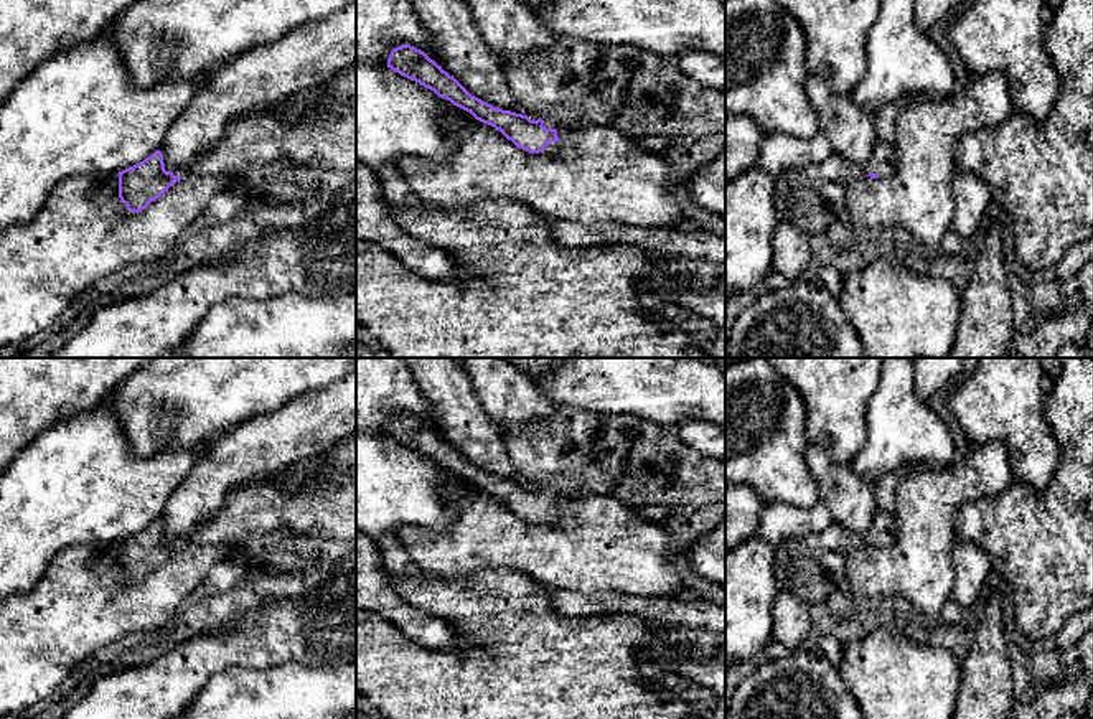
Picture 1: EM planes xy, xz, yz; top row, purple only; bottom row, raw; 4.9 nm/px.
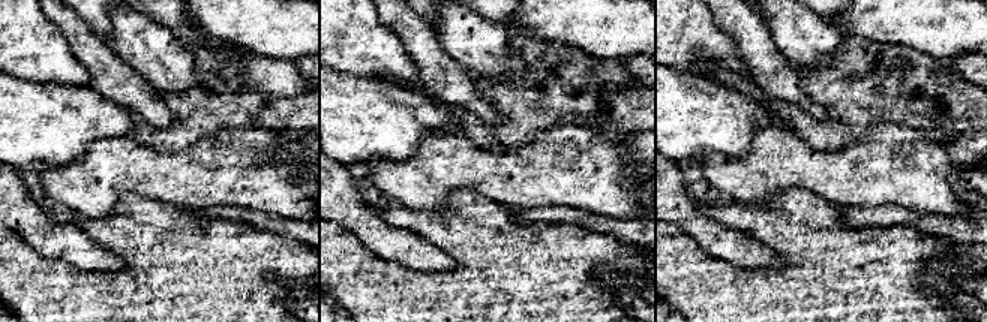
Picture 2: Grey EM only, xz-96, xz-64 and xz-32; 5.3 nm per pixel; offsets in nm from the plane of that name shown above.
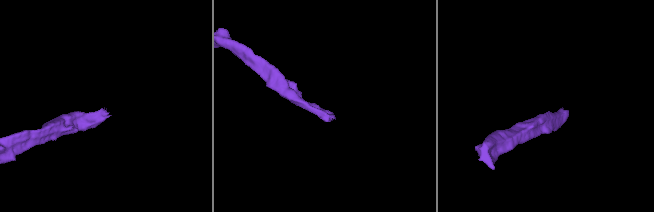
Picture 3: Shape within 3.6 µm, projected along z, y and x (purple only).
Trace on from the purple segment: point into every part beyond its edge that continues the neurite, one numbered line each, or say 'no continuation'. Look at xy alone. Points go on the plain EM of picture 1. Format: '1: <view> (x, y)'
1: xy (258, 525)

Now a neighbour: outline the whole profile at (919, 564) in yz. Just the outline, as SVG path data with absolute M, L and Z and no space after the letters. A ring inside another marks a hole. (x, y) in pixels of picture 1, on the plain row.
M1001 442L973 445L971 452L943 468L915 467L900 473L895 488L897 538L889 546L857 547L846 557L844 589L865 602L880 595L900 595L917 613L933 618L951 597L956 569L953 515L964 503L1006 491L1012 483L1011 453Z

